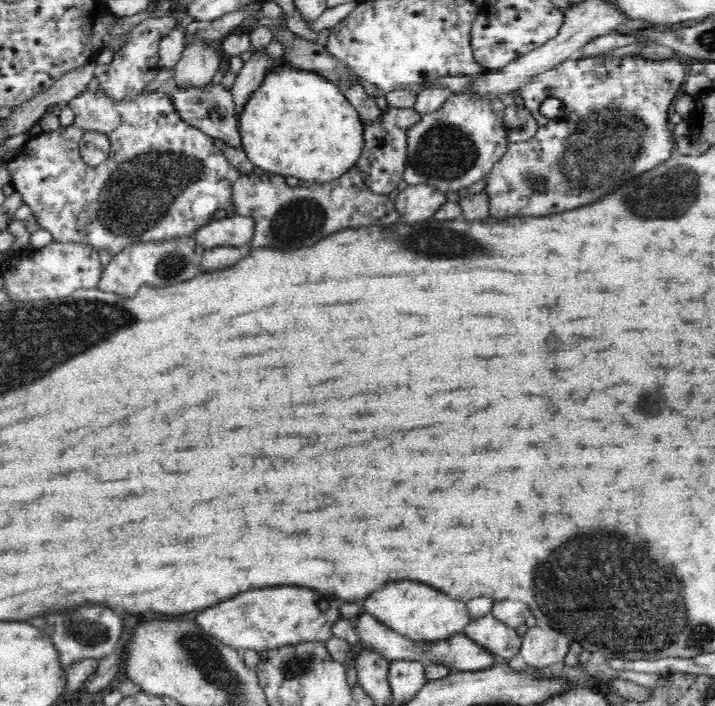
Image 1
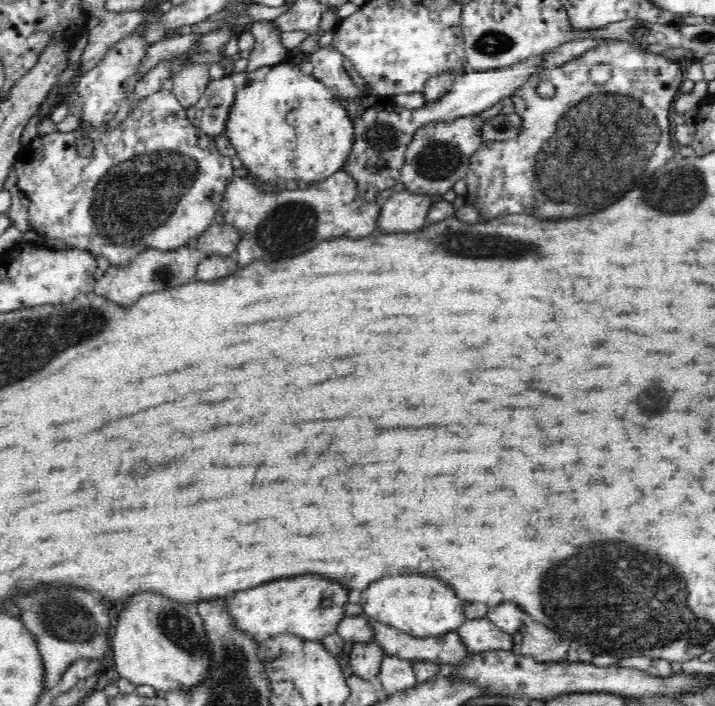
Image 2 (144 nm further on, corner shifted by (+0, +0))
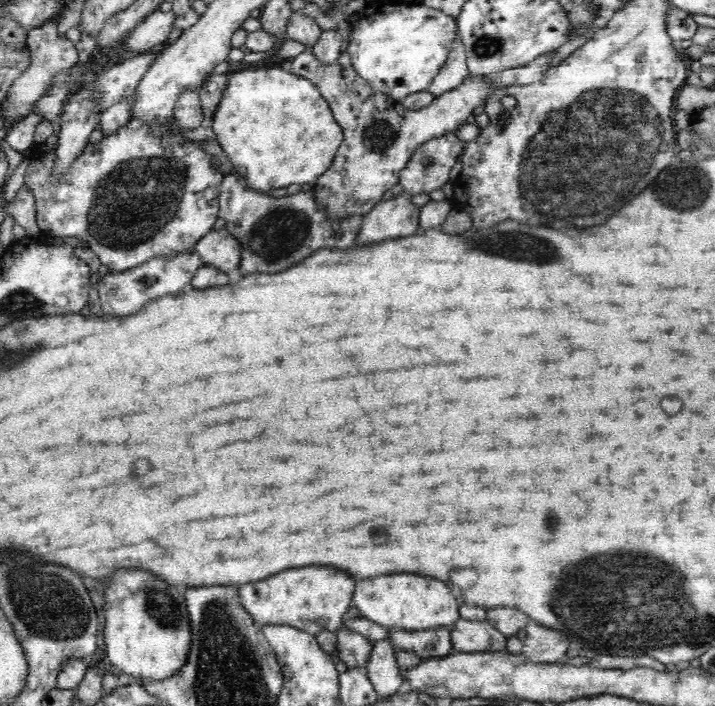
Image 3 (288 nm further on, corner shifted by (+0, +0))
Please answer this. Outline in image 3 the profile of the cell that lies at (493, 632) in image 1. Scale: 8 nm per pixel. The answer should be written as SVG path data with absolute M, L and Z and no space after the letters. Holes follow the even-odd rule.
M458 620L458 624L452 630L452 642L454 652L462 654L474 654L474 652L492 652L492 650L504 650L506 652L506 640L508 636L496 630L488 622L472 622L472 620Z

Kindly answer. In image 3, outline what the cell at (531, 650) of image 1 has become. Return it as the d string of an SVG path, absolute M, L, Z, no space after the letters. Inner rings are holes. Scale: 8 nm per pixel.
M534 620L528 622L526 638L522 640L522 644L524 644L524 656L528 656L536 664L562 662L572 646L570 638L564 636L560 630L550 630Z

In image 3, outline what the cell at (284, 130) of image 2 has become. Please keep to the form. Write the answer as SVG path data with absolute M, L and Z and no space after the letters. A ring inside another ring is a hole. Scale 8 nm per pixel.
M288 66L232 72L230 84L216 110L212 130L218 136L216 140L226 158L240 174L240 182L248 190L260 194L270 194L276 188L288 188L290 184L310 184L334 164L334 156L344 144L344 128L336 122L330 102L318 92L312 82L290 74Z

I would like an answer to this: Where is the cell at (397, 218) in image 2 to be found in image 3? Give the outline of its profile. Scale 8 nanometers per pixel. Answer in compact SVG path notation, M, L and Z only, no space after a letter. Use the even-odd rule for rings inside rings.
M410 194L394 196L392 200L382 200L362 222L362 230L356 246L376 244L388 238L408 238L420 228L422 208L414 206Z

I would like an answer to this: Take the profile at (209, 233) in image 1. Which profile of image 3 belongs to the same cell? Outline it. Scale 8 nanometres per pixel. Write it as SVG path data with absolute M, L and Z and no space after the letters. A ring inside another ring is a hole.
M222 228L222 230L212 230L206 234L202 240L196 242L194 250L202 256L204 266L218 266L224 272L234 272L240 266L242 260L242 248L238 238Z

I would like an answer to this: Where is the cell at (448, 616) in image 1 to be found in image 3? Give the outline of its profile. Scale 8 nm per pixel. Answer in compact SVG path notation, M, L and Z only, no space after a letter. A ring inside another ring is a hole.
M394 574L382 582L372 584L370 580L360 582L354 592L354 606L362 612L362 618L384 626L388 630L438 630L438 628L454 628L460 616L458 598L452 596L450 588L434 578L416 576L416 574Z

